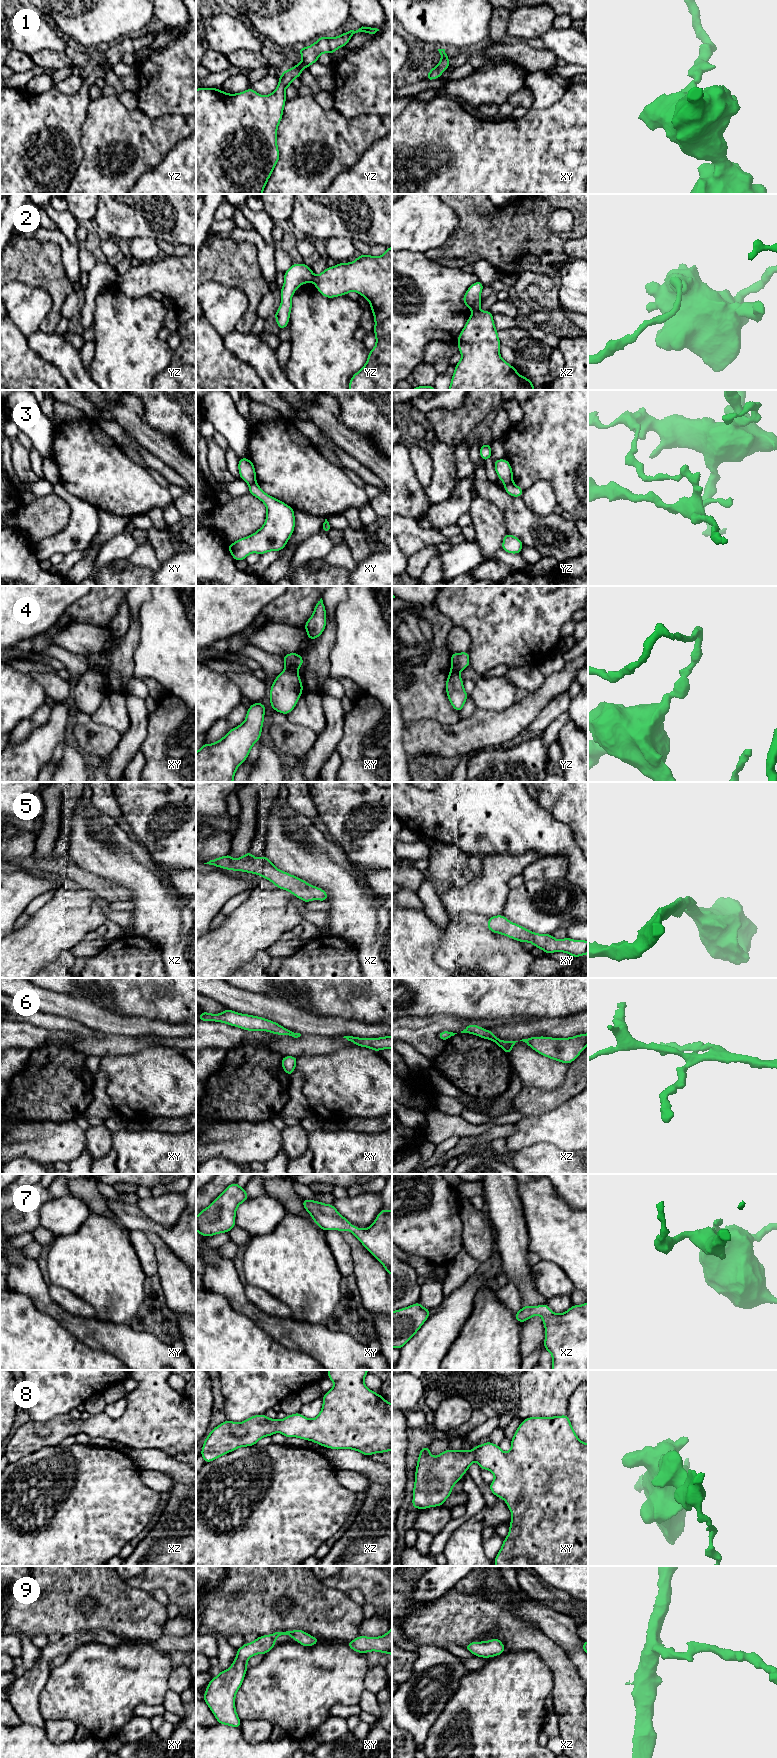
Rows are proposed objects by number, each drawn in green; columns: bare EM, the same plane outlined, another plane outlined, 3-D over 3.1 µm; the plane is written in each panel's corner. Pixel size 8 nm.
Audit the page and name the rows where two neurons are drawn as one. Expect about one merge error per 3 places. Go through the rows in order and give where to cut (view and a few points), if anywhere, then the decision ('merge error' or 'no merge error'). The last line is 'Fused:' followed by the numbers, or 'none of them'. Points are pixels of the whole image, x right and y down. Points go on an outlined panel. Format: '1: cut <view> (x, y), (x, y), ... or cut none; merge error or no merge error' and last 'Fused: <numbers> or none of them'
1: cut none; no merge error
2: cut yz (315, 276), (311, 281); merge error
3: cut yz (512, 482), (504, 485); merge error
4: cut xy (285, 668), (296, 671); merge error
5: cut none; no merge error
6: cut none; no merge error
7: cut none; no merge error
8: cut none; no merge error
9: cut none; no merge error
Fused: 2, 3, 4

